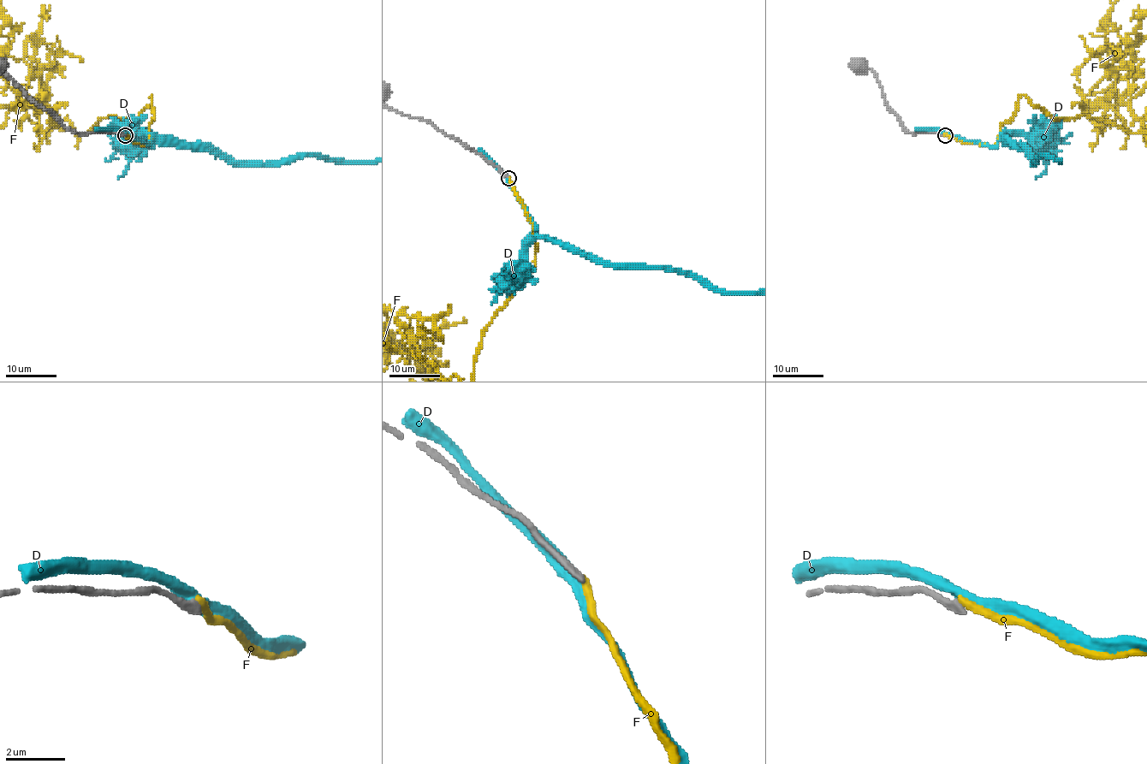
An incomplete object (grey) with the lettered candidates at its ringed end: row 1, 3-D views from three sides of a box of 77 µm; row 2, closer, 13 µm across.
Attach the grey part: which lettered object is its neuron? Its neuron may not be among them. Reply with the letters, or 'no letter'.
no letter

